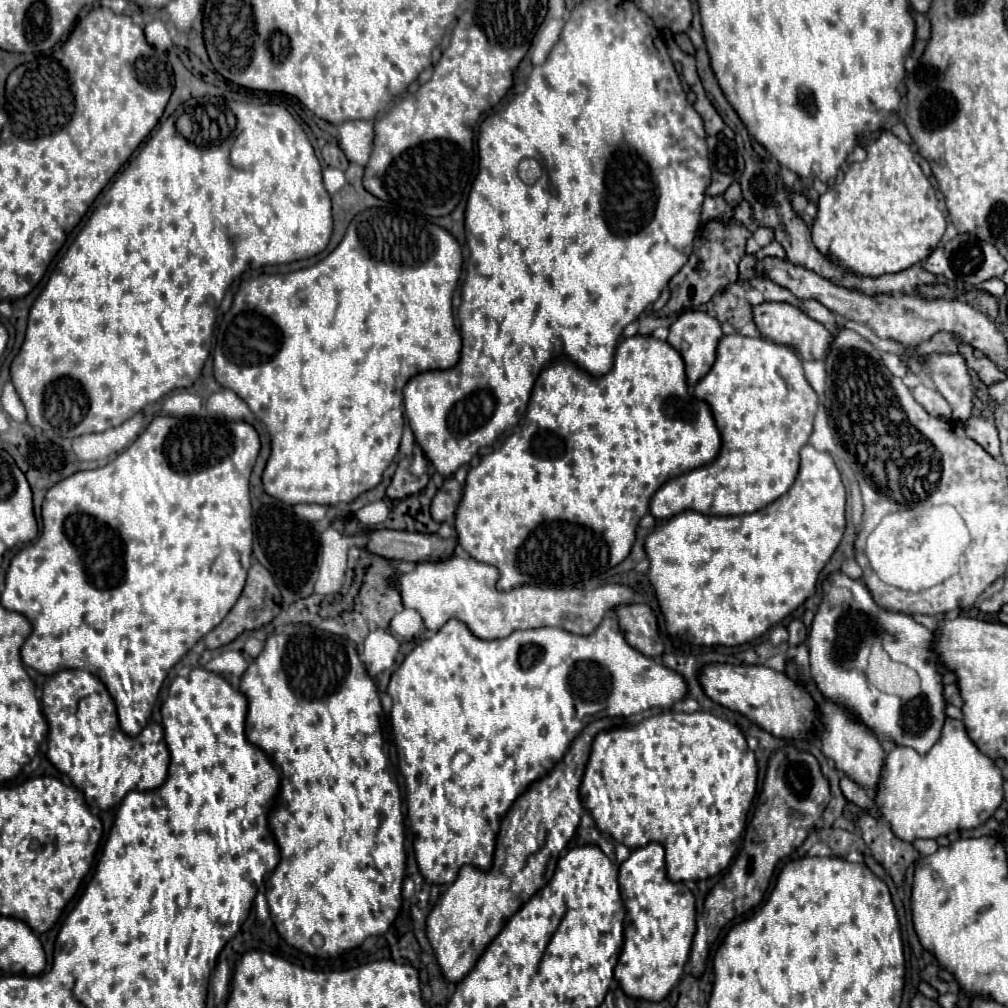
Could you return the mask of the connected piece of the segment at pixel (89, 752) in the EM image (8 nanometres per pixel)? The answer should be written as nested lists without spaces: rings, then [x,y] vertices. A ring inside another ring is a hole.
[[[65,669],[47,679],[41,695],[43,715],[49,723],[47,739],[47,757],[49,761],[65,775],[71,777],[73,785],[87,797],[89,803],[95,803],[99,809],[117,807],[129,791],[149,791],[163,785],[169,769],[169,749],[163,741],[163,727],[149,723],[137,737],[121,733],[117,721],[117,709],[107,693],[107,687],[85,669]]]

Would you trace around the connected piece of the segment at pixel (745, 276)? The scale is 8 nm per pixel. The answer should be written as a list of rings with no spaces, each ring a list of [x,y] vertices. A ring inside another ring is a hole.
[[[745,255],[745,257],[741,259],[741,263],[739,263],[739,277],[741,277],[743,281],[749,281],[755,273],[757,273],[757,271],[755,271],[755,257],[753,257],[753,255]]]

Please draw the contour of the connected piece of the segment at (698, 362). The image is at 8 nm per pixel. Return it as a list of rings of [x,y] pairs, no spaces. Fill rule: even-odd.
[[[688,309],[683,311],[679,315],[679,319],[669,327],[669,345],[673,349],[677,349],[685,361],[685,371],[687,371],[687,383],[689,385],[695,385],[701,377],[705,377],[715,361],[715,349],[717,349],[717,343],[719,339],[723,337],[723,331],[721,331],[721,323],[705,313],[705,311]]]

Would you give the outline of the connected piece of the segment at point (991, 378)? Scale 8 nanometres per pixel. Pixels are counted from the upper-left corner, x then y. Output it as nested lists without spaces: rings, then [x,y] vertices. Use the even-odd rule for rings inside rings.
[[[959,345],[967,365],[977,373],[979,381],[985,383],[985,385],[993,385],[993,383],[999,383],[999,381],[1005,381],[1007,375],[1003,371],[997,369],[997,365],[987,359],[985,355],[979,355],[979,353],[971,353],[971,347],[969,345]]]

